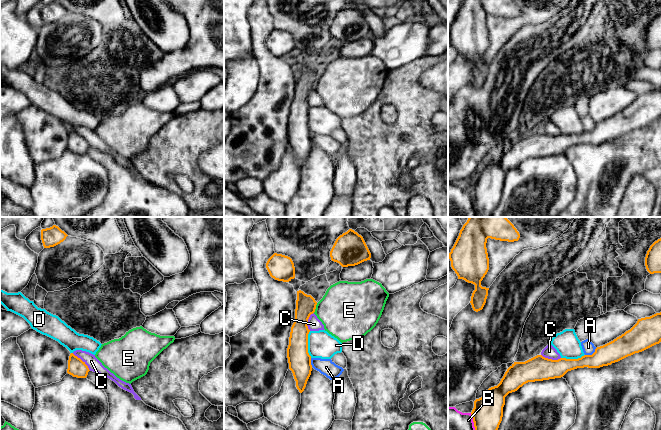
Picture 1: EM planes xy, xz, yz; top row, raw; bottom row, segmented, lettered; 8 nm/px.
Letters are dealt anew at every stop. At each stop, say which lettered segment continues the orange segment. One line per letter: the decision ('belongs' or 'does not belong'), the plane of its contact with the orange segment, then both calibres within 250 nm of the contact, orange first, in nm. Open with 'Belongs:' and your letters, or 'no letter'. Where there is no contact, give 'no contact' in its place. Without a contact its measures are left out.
Belongs: no letter
A: does not belong; meets orange in yz; 170 nm thick on the orange side, 100 nm on the other
B: does not belong; meets orange in yz; 240 nm thick on the orange side, 460 nm on the other
C: does not belong; meets orange in xy; 140 nm thick on the orange side, 100 nm on the other
D: does not belong; meets orange in xz; 180 nm thick on the orange side, 220 nm on the other
E: does not belong; meets orange in xz; 160 nm thick on the orange side, 440 nm on the other

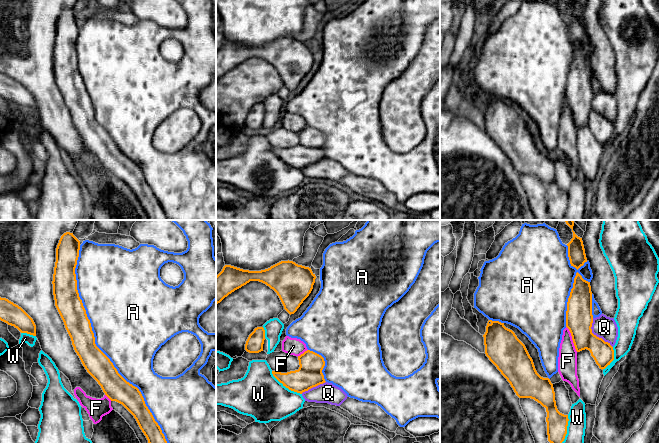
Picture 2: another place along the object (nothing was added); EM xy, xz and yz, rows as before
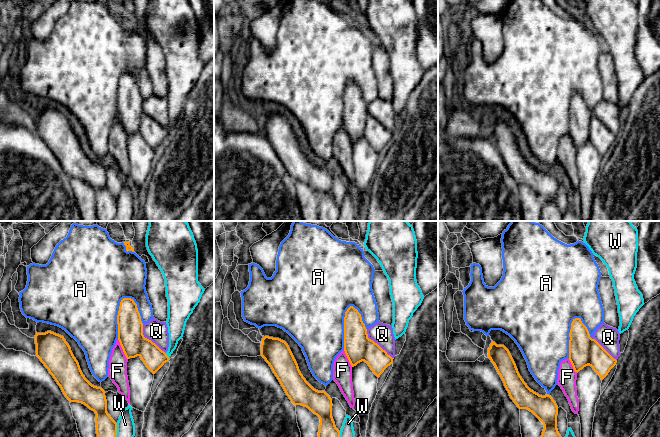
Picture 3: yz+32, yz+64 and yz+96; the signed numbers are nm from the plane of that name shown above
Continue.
Belongs: F, Q
A: does not belong; meets orange in xy; 200 nm thick on the orange side, 480 nm on the other
F: belongs; meets orange in yz; 220 nm thick on the orange side, 160 nm on the other
Q: belongs; meets orange in yz; 220 nm thick on the orange side, 180 nm on the other
W: does not belong; meets orange in xz; 200 nm thick on the orange side, 380 nm on the other

